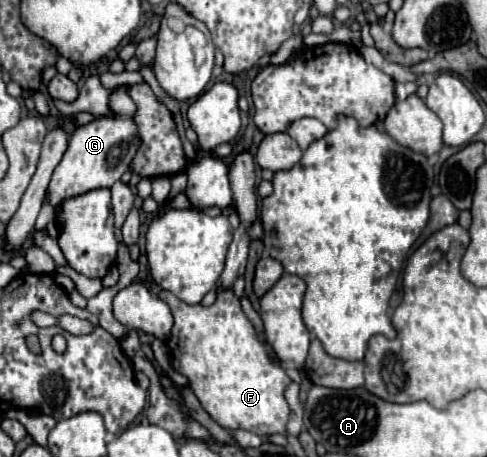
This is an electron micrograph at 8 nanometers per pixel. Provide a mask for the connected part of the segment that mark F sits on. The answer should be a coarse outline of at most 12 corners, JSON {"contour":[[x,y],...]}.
{"contour":[[169,291],[173,367],[229,431],[287,435],[291,377],[233,291]]}

